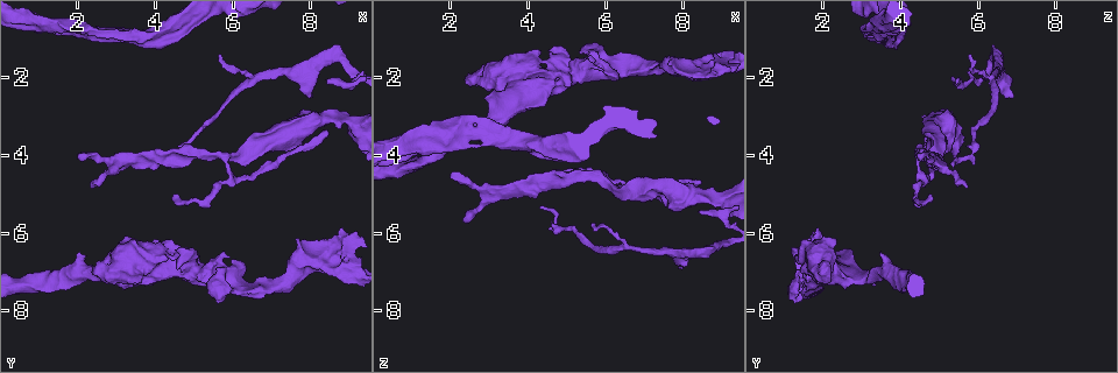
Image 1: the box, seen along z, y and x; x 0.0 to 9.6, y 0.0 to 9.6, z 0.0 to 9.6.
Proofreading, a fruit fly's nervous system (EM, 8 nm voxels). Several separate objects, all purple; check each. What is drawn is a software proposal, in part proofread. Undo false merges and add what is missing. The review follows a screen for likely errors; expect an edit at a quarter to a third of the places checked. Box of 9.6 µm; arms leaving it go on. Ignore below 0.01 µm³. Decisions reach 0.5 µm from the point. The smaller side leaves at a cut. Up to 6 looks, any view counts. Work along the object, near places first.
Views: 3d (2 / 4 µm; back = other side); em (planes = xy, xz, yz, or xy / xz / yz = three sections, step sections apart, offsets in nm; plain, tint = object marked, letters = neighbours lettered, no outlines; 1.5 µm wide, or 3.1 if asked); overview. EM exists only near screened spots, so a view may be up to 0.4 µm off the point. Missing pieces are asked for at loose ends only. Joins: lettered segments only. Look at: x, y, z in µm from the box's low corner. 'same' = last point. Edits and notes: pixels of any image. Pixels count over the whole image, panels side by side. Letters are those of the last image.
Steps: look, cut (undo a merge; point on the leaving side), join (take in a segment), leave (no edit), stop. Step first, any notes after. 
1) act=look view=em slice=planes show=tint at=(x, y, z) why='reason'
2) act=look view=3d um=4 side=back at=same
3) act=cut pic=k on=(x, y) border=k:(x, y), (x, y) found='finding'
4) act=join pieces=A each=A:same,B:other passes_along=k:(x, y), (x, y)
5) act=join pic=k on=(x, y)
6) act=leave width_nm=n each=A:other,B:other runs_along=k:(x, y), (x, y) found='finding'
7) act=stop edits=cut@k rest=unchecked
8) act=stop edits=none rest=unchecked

act=look view=em slice=xy step=4 show=letters at=(2.00, 6.50, 3.50)

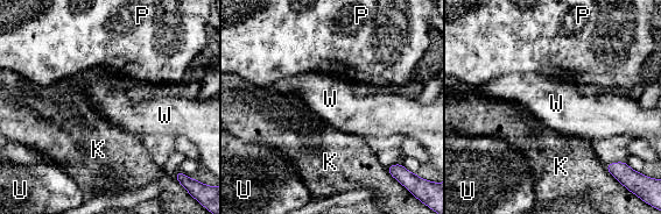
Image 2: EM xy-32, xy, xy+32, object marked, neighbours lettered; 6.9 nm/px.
act=look view=em slice=planes show=letters at=same

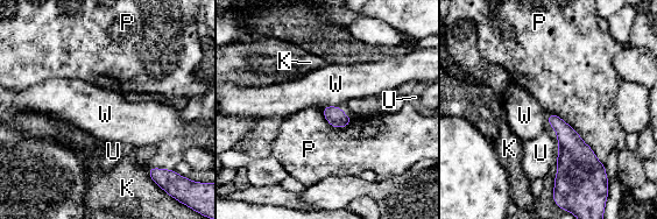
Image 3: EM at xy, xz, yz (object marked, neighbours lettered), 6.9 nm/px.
act=leave each=K:other,P:other,U:other,W:other border=3:(548, 113), (559, 115), (603, 164) found='no lettered segment goes on from it'

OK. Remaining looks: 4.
act=look view=em slice=planes show=letters at=(4.70, 3.85, 5.90) why='abrupt turn'

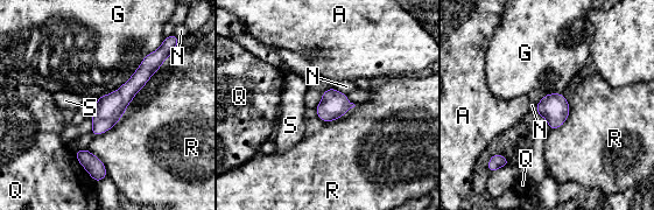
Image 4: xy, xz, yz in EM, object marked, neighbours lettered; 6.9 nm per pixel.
act=leave each=A:other,G:other,N:other,Q:other,R:other,S:other found='one cell here'

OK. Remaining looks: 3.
act=look view=em slice=yz step=4 show=letters at=(5.35, 5.20, 4.40) why='sharp bend'

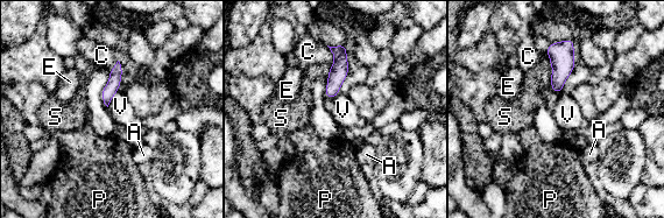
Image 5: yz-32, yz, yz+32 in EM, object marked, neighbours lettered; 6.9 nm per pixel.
act=leave each=A:other,C:other,E:other,P:other,S:other,V:other border=5:(118, 90), (107, 106) found='one cell here'

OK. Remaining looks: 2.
act=stop edits=none rest=unchecked

